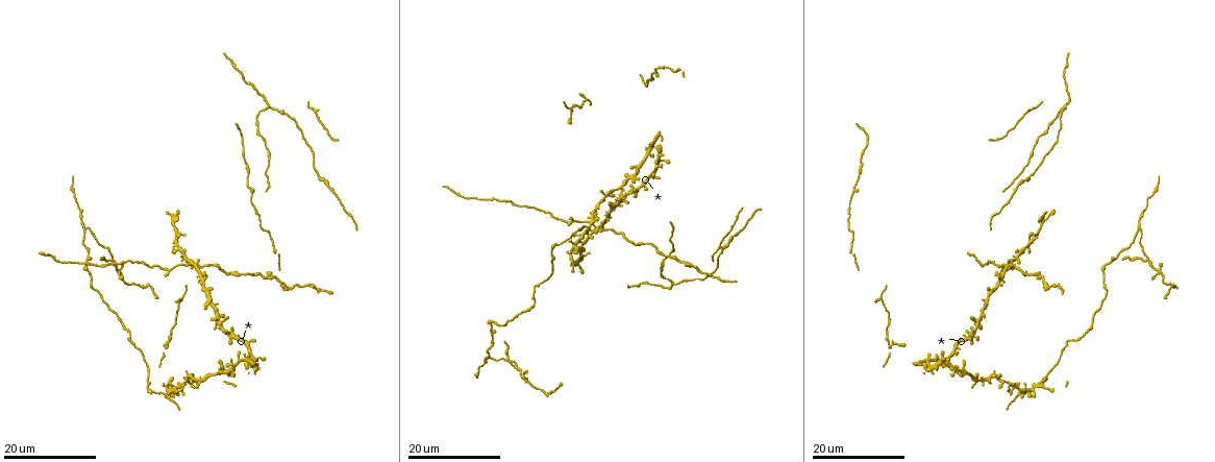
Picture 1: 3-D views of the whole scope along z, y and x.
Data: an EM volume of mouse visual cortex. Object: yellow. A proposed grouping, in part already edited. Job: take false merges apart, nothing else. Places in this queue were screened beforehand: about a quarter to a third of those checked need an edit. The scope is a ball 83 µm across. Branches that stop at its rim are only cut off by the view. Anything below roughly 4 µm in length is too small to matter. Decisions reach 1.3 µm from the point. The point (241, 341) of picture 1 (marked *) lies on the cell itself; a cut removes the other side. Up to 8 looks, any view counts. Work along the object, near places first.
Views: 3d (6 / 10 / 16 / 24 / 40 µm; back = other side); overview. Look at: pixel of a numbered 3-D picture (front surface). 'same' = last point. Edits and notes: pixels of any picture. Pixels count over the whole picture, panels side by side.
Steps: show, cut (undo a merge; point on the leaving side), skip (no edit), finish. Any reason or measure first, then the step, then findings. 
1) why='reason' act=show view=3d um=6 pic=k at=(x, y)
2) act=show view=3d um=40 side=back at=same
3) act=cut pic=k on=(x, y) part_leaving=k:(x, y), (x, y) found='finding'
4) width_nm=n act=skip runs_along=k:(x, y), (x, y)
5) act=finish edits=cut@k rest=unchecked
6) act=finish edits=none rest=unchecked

why='three arms meet' act=show view=3d um=24 pic=1 at=(889, 344)

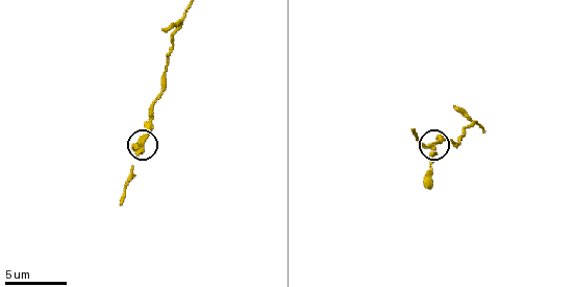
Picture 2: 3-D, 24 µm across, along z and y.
why='zoom in' act=show view=3d um=6 pic=2 at=(145, 140)

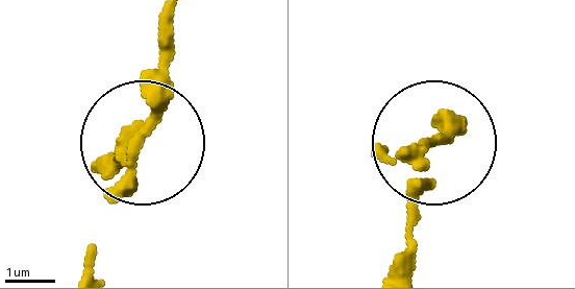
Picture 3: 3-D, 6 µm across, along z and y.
act=cut pic=3 on=(160, 115) part_leaving=3:(126, 183), (163, 24) found='two cells meet here'

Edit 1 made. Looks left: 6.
why='redraw' act=show view=overview

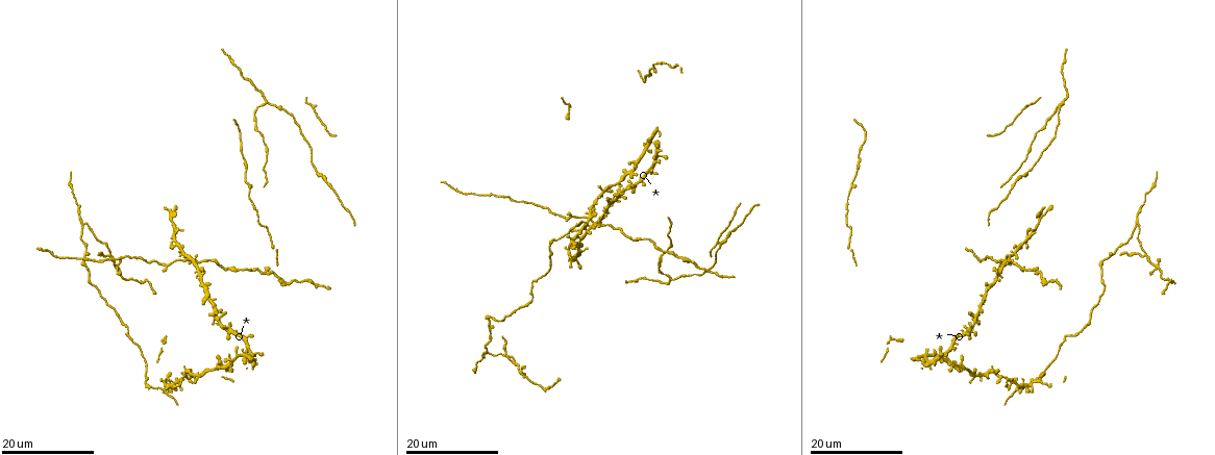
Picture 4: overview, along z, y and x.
why='four-way junction' act=show view=3d um=16 pic=4 at=(572, 238)

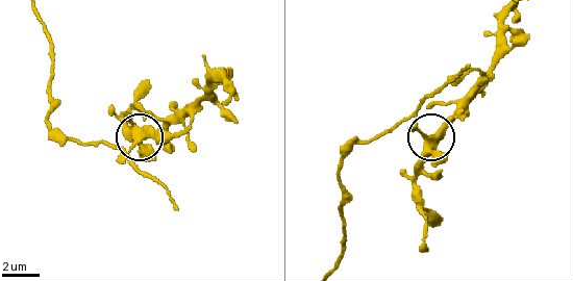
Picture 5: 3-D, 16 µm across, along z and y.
why='closer look' act=show view=3d um=10 pic=5 at=(143, 127)

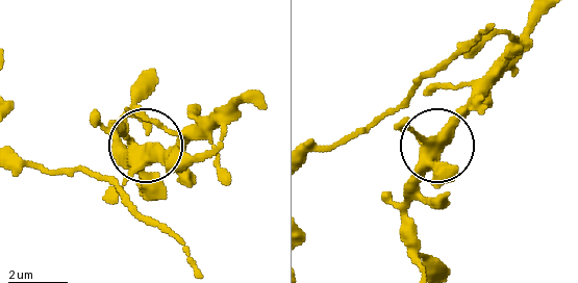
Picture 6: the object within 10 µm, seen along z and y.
width_nm=410 act=skip found='one cell here'

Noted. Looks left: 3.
why='three arms meet' act=show view=3d um=24 pic=4 at=(1135, 223)

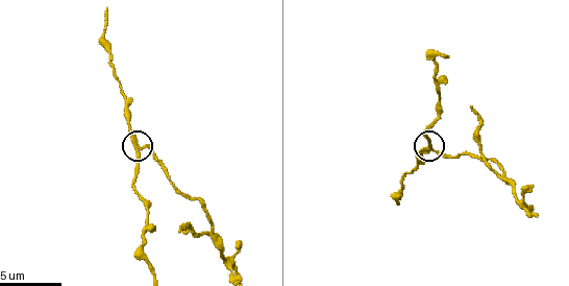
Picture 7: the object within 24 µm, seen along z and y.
act=show view=3d um=6 pic=7 at=(139, 148)

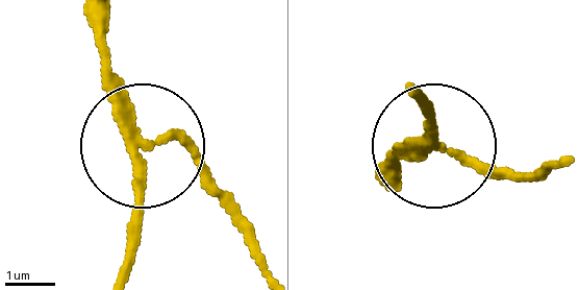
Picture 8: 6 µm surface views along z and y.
arms=3 act=cut pic=8 on=(189, 143) found='two cells meet here'

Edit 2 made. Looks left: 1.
act=finish edits=cut@3,cut@8 rest=unchecked

